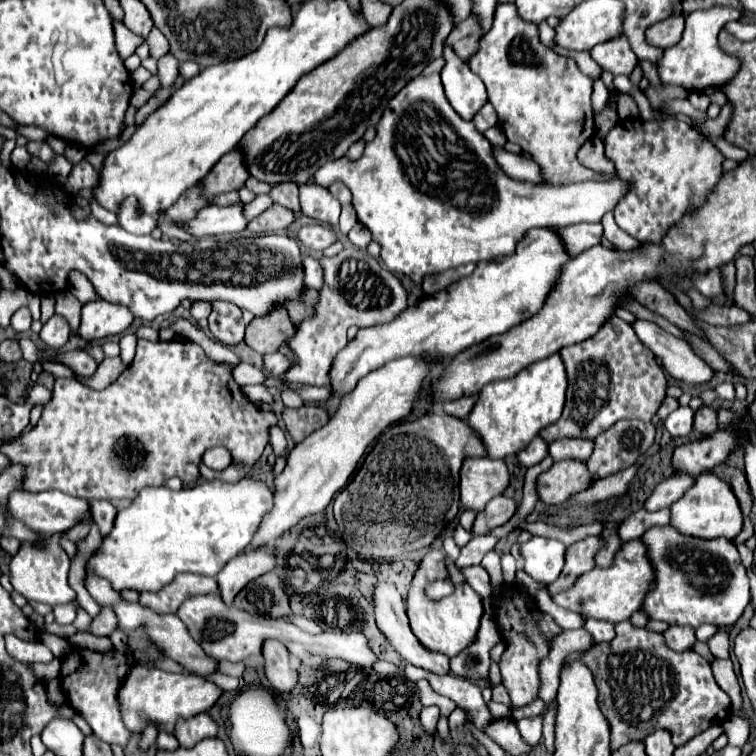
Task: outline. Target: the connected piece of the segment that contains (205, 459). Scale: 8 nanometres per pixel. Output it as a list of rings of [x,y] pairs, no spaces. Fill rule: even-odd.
[[[208,449],[204,455],[202,455],[202,463],[206,465],[206,467],[210,467],[210,469],[214,469],[214,471],[222,471],[222,469],[226,469],[228,465],[230,465],[230,455],[228,455],[228,451],[224,451],[224,449]]]

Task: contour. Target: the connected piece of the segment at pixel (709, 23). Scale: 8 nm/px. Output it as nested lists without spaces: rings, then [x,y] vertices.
[[[712,7],[708,11],[692,11],[684,17],[686,27],[682,39],[668,47],[662,57],[658,59],[658,77],[662,85],[676,85],[690,91],[704,91],[708,87],[724,87],[738,71],[740,71],[740,59],[736,55],[730,55],[720,49],[718,34],[721,28],[730,21],[738,21],[740,13],[736,9],[728,7]]]

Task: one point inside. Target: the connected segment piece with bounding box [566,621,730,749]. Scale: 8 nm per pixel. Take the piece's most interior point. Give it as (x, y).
(644, 685)

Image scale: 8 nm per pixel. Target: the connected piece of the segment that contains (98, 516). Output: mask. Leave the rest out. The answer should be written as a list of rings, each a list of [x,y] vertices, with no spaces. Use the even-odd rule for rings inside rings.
[[[90,501],[90,507],[92,507],[92,515],[94,515],[94,521],[96,525],[100,527],[100,535],[106,537],[112,527],[114,527],[114,519],[116,519],[116,509],[110,501]]]

